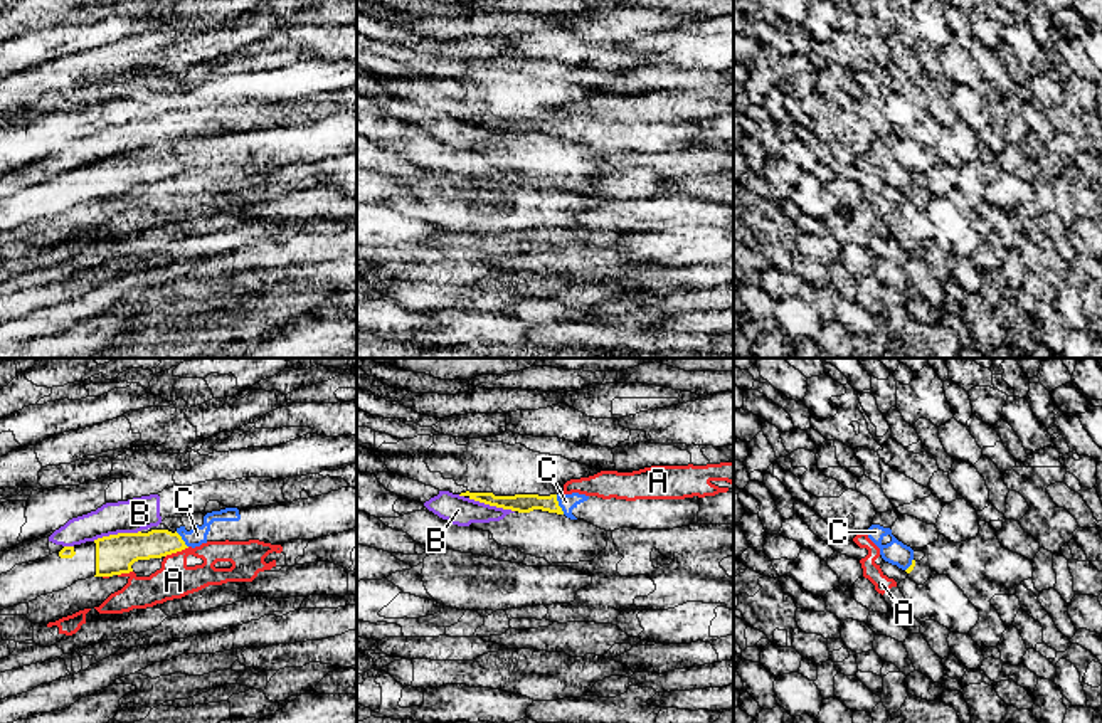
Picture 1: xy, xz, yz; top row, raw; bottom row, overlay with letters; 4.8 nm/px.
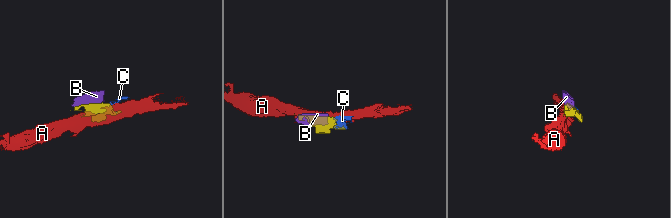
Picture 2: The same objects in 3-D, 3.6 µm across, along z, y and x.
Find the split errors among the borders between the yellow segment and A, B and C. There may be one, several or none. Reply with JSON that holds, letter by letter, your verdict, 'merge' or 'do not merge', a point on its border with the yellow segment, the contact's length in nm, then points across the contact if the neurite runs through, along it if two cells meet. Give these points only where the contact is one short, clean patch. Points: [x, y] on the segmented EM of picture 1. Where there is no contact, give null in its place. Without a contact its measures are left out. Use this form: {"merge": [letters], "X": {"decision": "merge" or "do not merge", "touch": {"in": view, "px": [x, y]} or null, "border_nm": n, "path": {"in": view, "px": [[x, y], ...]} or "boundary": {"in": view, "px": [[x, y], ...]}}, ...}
{"merge": ["C"], "A": {"decision": "do not merge", "touch": {"in": "xy", "px": [177, 550]}, "border_nm": 130, "boundary": {"in": "xy", "px": [[189, 547], [165, 557]]}}, "B": {"decision": "do not merge", "touch": {"in": "xy", "px": [118, 533]}, "border_nm": 240, "boundary": {"in": "xy", "px": [[140, 530], [103, 535], [93, 540]]}}, "C": {"decision": "merge", "touch": {"in": "xz", "px": [557, 505]}, "border_nm": 100, "path": {"in": "xz", "px": [[524, 503], [557, 505], [566, 501]]}}}

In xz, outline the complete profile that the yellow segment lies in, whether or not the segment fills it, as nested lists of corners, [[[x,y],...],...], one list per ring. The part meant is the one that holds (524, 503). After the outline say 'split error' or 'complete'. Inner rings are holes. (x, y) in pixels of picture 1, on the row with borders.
[[[461,493],[459,496],[518,513],[542,509],[584,520],[601,530],[673,530],[698,525],[700,498],[685,499],[602,499],[597,496],[572,494],[515,494],[495,496],[493,493]]]; split error

